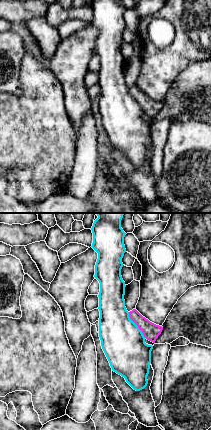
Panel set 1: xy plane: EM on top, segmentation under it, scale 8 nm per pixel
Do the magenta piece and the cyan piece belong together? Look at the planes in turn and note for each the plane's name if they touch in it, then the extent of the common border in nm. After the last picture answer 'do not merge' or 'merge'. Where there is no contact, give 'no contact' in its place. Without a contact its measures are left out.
xy | 240 nm

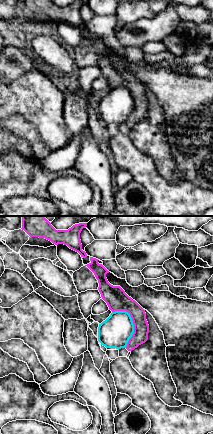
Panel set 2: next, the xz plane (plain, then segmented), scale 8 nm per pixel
xz | 320 nm

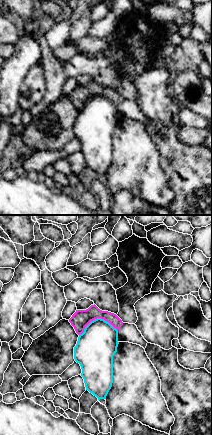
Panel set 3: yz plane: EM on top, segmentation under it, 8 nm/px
yz | 320 nm

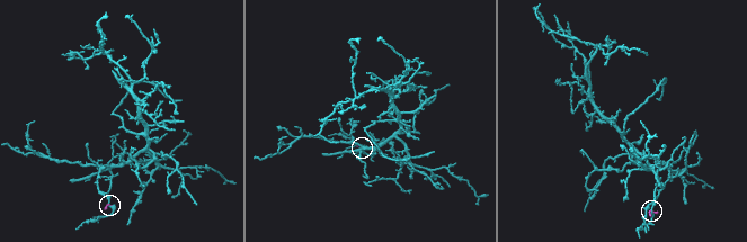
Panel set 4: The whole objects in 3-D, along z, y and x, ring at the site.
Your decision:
do not merge

